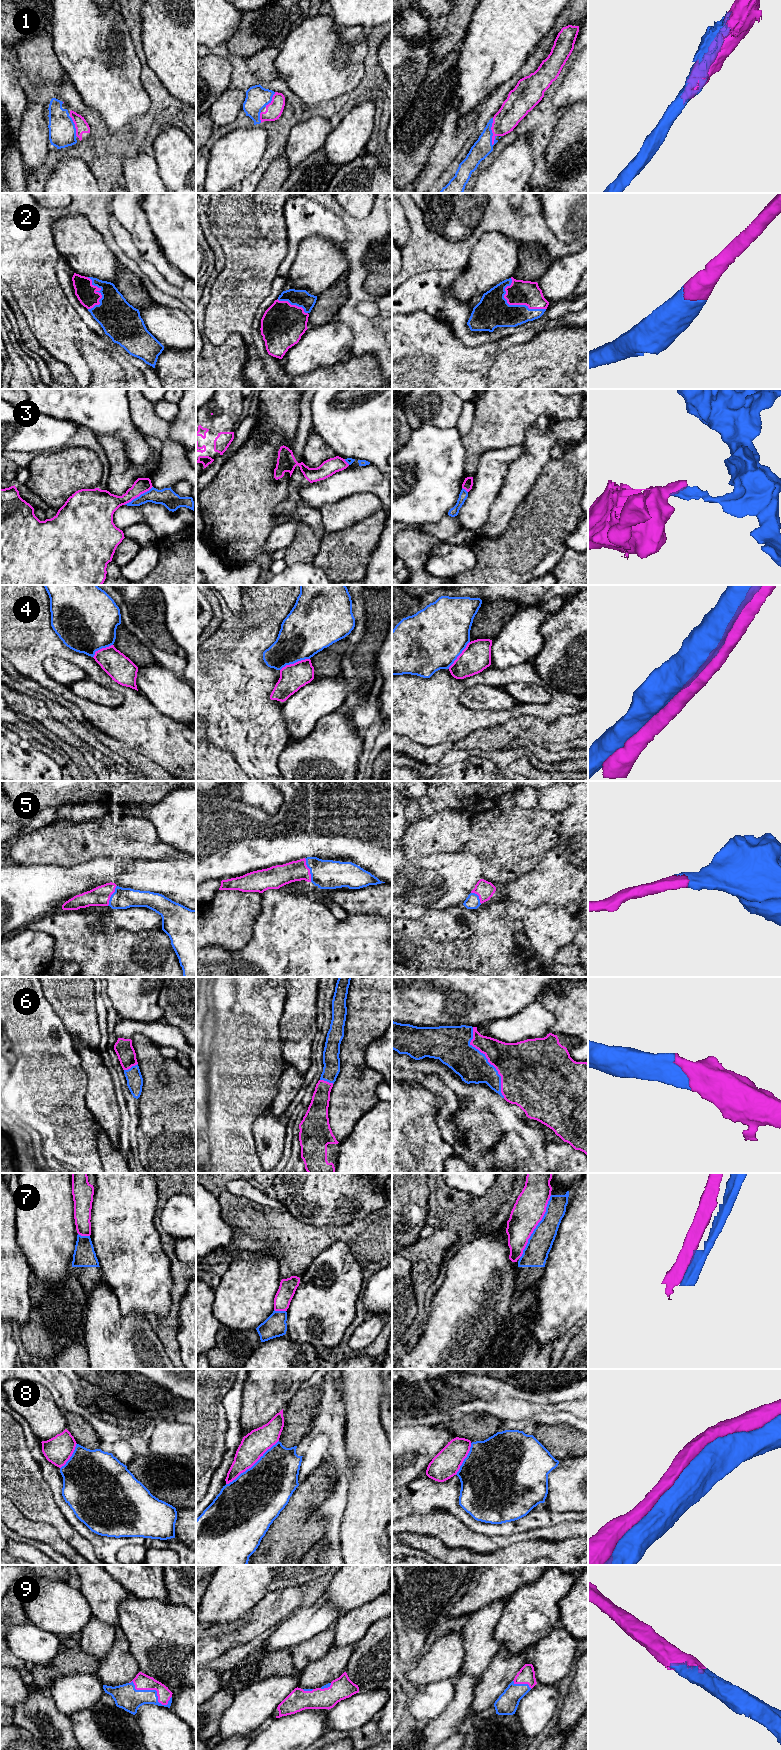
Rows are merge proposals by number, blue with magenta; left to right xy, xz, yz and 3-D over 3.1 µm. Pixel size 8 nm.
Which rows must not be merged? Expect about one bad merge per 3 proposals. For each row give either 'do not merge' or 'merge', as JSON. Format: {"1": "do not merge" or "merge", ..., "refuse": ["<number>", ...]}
{"1": "merge", "2": "merge", "3": "do not merge", "4": "do not merge", "5": "merge", "6": "merge", "7": "do not merge", "8": "do not merge", "9": "merge", "refuse": ["3", "4", "7", "8"]}

